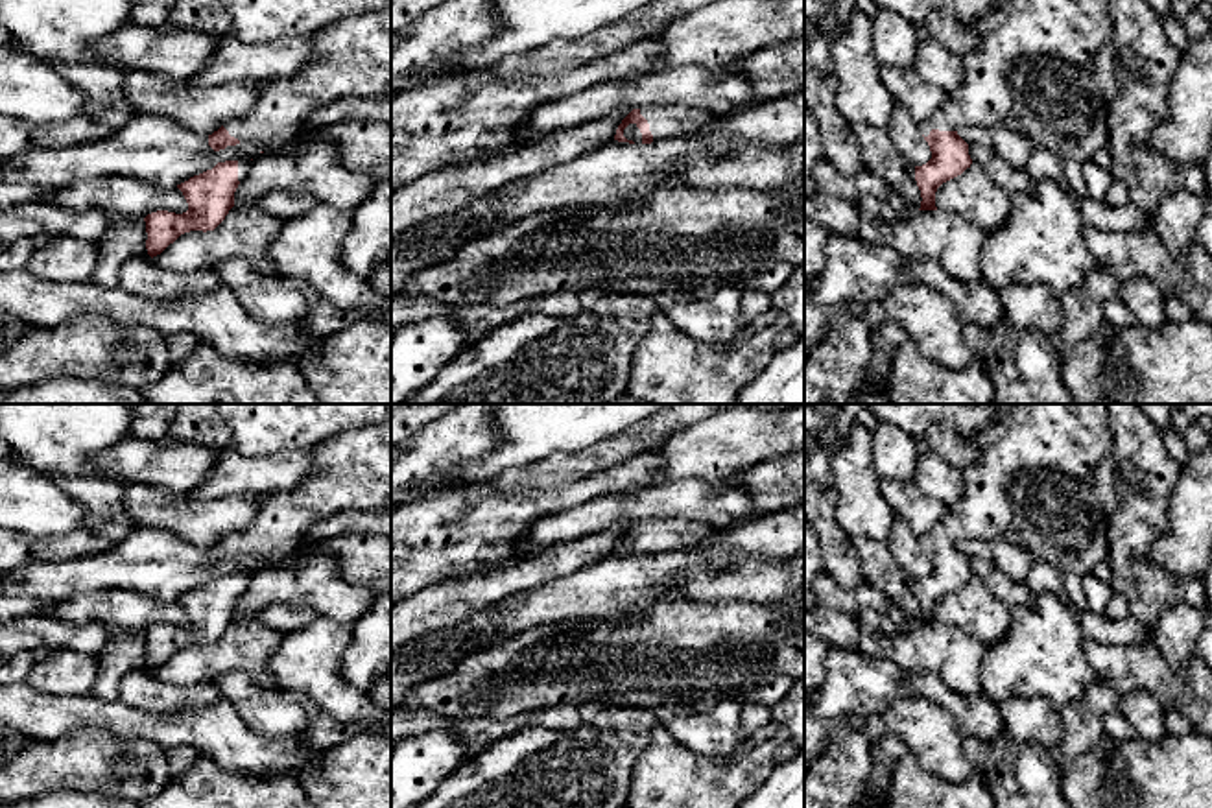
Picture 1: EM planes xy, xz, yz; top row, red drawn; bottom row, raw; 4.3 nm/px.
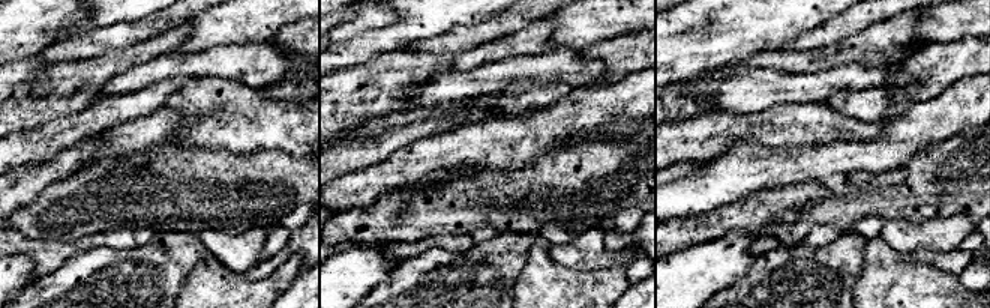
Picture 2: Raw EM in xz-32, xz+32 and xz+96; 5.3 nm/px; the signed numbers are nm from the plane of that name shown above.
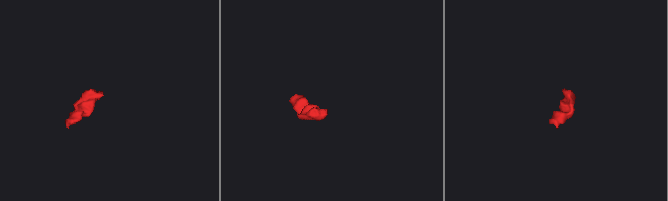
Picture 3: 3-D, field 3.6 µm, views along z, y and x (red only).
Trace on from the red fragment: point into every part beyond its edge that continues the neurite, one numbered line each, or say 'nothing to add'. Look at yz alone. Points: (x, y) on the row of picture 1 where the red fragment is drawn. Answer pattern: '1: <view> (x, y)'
1: yz (1074, 30)

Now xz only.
1: xz (631, 131)

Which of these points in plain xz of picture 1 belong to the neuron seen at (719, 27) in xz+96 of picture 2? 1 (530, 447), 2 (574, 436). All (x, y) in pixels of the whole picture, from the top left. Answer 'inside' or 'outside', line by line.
1: inside
2: inside

